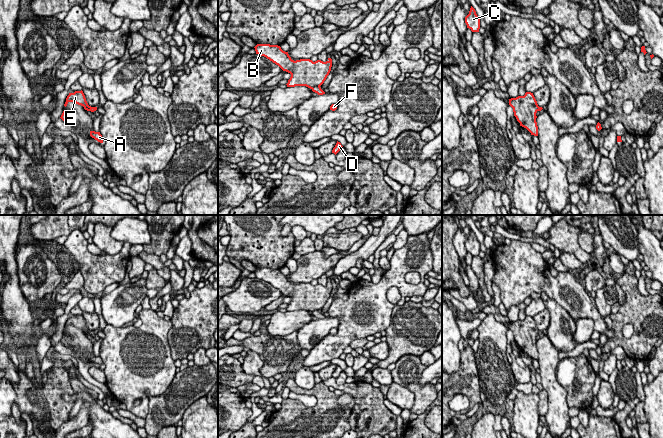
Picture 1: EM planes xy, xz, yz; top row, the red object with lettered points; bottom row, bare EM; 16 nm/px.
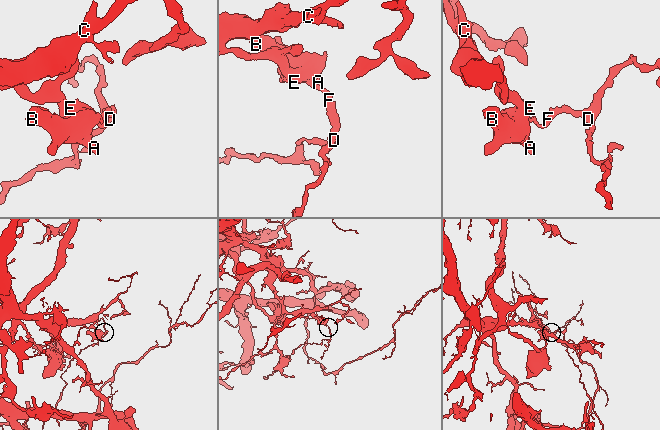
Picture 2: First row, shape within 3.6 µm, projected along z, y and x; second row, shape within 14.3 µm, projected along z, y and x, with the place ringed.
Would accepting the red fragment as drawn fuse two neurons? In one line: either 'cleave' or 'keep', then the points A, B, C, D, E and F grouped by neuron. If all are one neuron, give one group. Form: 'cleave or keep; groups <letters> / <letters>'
cleave; groups A B C E / D F

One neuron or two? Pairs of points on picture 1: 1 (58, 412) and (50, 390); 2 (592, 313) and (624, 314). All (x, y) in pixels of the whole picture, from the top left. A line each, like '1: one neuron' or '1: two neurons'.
1: one neuron
2: two neurons

